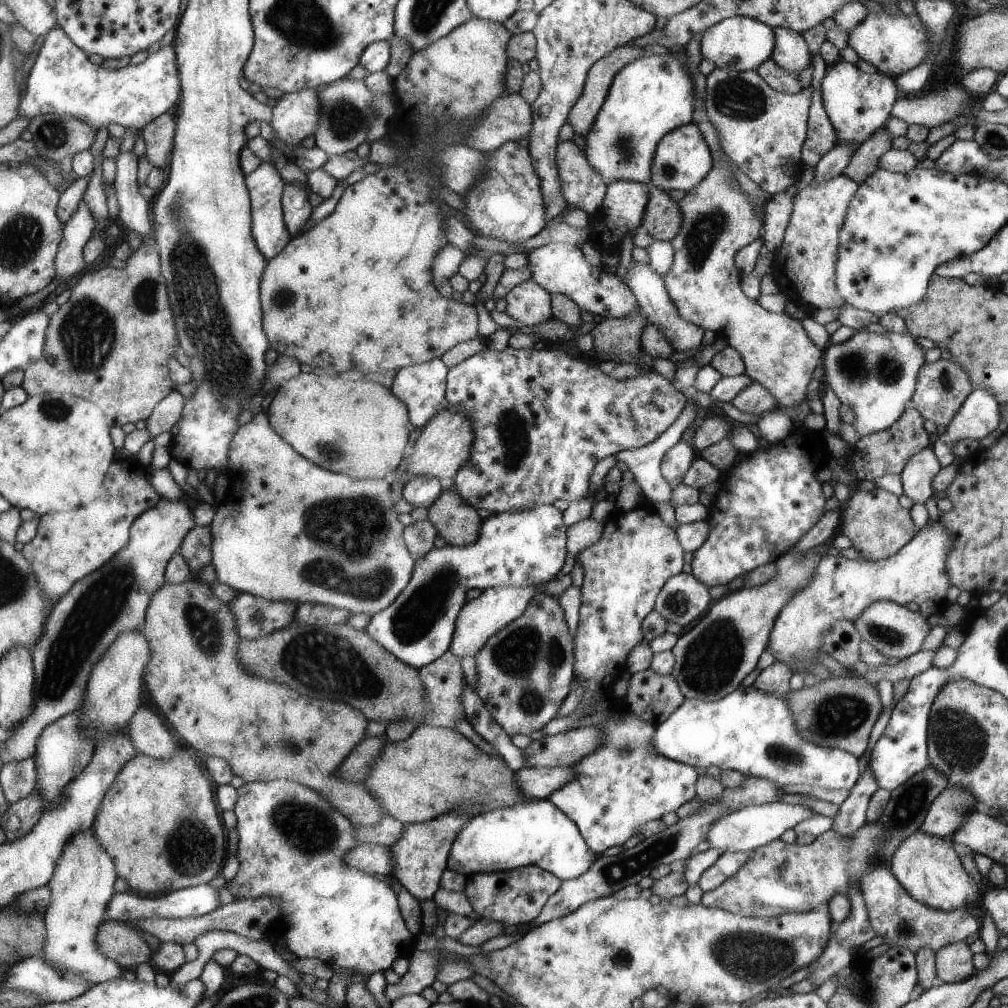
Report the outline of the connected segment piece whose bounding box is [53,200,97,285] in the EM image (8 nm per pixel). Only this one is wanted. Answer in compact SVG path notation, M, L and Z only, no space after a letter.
M81 201L79 210L76 210L74 217L66 222L64 228L64 239L56 256L57 272L53 280L55 285L63 284L88 269L84 248L95 232L95 224L97 220L89 208L88 201Z

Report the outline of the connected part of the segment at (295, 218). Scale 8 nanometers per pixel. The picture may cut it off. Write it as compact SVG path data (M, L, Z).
M285 183L283 195L281 195L283 205L283 219L290 236L297 235L302 230L303 223L310 217L311 206L307 201L305 189L295 184Z

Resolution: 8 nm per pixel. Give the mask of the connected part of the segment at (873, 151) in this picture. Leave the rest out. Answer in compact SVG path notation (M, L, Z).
M883 126L852 152L842 174L861 184L878 168L878 158L891 148L892 137Z

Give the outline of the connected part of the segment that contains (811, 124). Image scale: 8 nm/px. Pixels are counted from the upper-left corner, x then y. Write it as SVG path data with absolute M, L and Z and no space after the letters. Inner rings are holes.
M818 52L812 53L811 66L813 67L810 82L812 88L811 104L809 120L807 120L807 138L801 146L801 160L807 167L813 168L821 156L837 144L837 140L822 105L820 85L826 65Z

